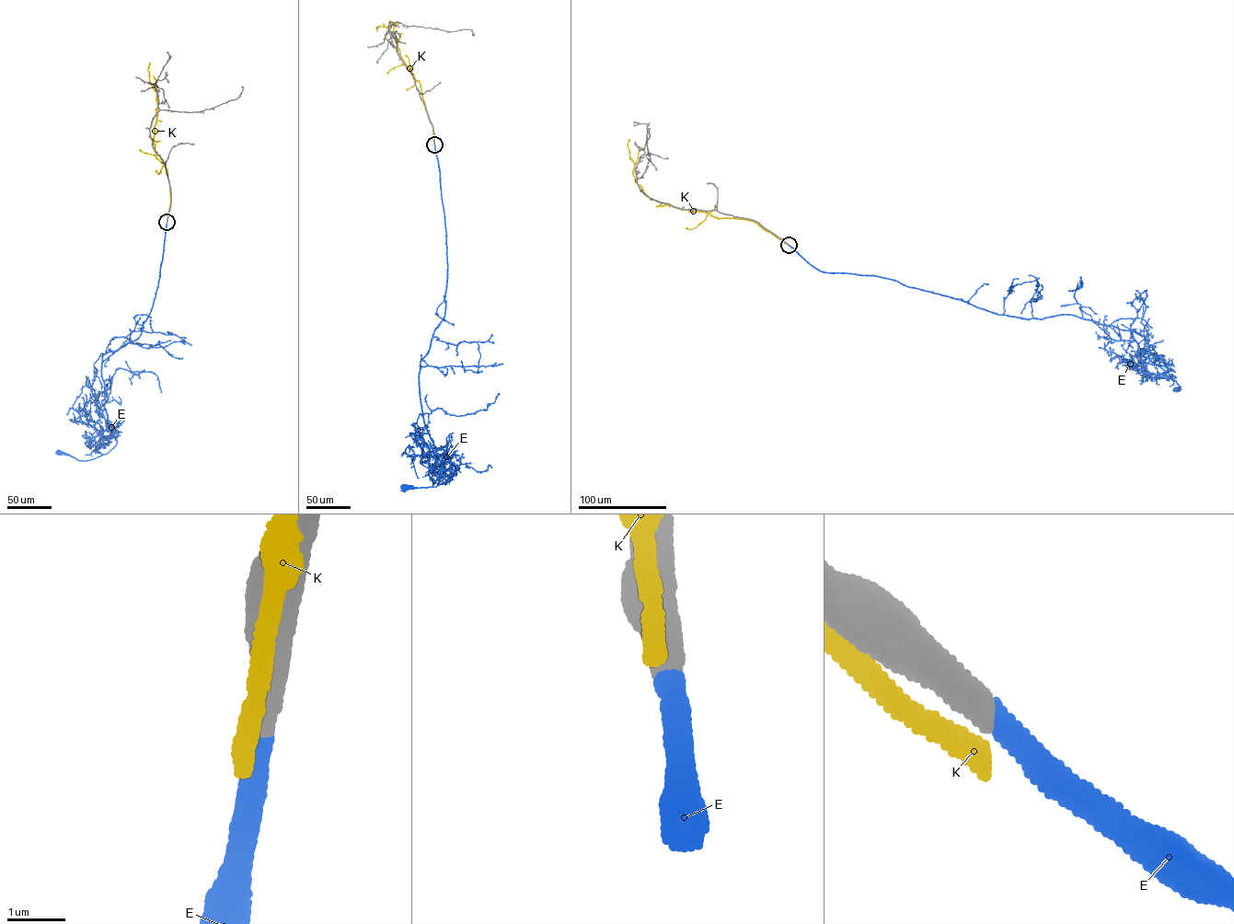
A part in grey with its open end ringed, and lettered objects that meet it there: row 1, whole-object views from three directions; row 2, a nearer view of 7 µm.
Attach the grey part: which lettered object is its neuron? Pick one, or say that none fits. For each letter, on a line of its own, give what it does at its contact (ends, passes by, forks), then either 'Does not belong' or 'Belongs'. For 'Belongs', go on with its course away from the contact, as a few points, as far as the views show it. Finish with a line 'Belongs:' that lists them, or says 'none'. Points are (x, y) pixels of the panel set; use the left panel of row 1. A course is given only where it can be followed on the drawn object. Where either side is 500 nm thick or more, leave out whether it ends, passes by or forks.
E: Belongs. Its course: (167, 222), (158, 285), (141, 334), (101, 358), (106, 391), (101, 402), (116, 444), (85, 461), (59, 452)
K: Does not belong
Belongs: E

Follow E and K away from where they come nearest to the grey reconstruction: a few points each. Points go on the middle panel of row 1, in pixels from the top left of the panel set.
E: (434, 145), (445, 309), (419, 385), (434, 466), (449, 459), (457, 470), (435, 486), (404, 487)
K: (434, 144), (432, 125), (420, 84), (401, 57), (392, 22), (388, 26), (376, 27), (376, 30)

